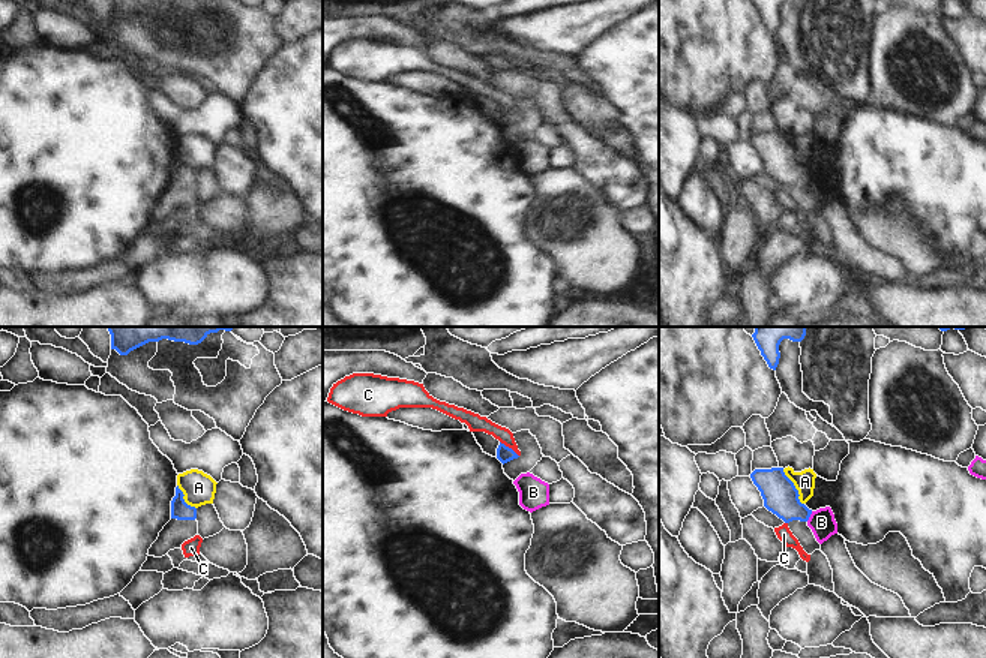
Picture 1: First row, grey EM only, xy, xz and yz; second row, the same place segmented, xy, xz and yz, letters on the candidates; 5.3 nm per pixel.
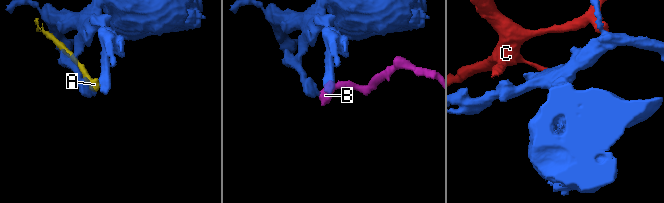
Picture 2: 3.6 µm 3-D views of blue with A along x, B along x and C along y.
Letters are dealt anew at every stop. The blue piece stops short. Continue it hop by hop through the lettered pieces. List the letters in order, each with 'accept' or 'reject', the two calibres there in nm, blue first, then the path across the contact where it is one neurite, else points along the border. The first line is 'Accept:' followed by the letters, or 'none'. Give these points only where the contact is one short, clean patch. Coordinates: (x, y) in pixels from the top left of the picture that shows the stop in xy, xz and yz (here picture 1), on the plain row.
Accept: none
A: reject | 190/110 nm
B: reject | 190/140 nm | along yz (812, 176), (806, 185)
C: reject | 90/90 nm

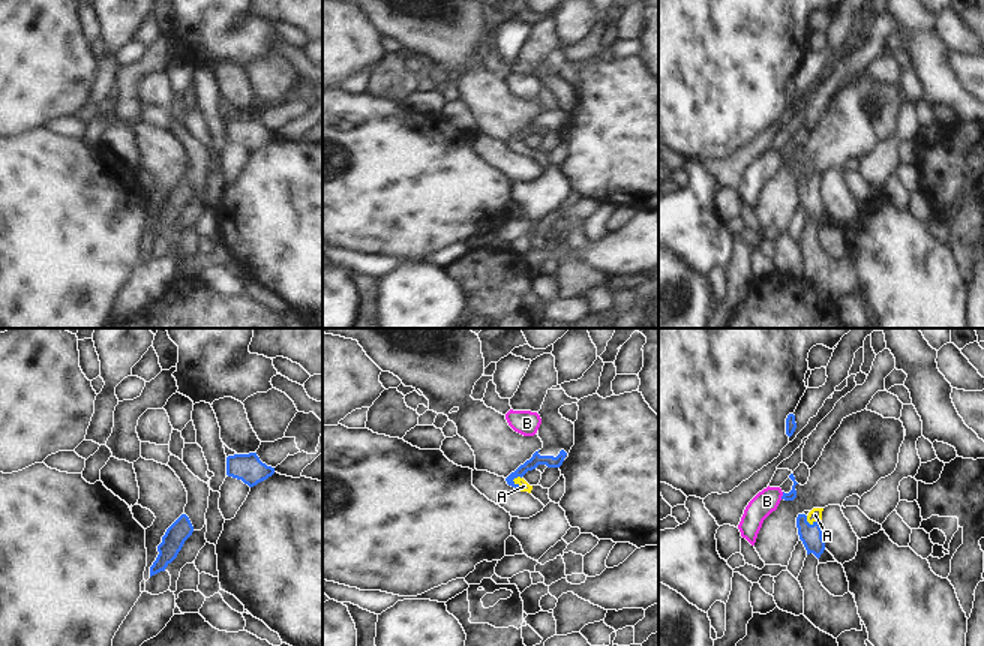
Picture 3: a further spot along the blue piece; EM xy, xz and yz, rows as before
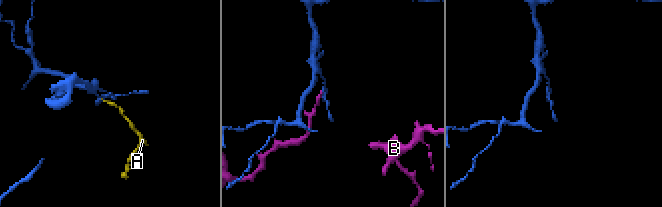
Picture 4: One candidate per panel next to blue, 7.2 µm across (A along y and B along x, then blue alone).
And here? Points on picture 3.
Accept: A
A: accept | 60/50 nm | across xz (549, 125), (534, 125), (513, 146), (524, 150)
B: reject | 50/130 nm | along yz (783, 156), (780, 162)

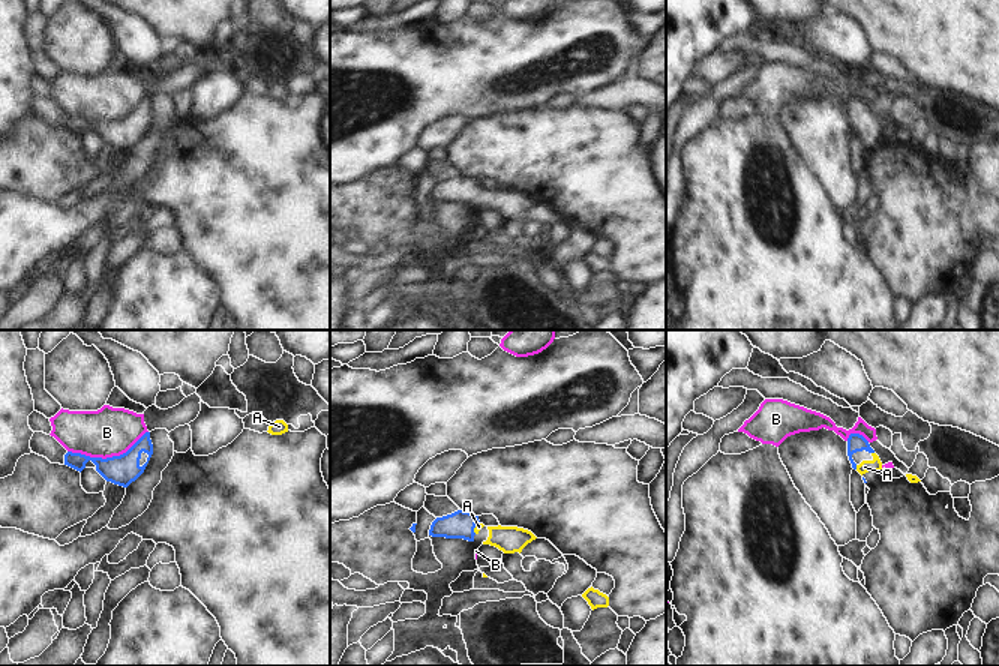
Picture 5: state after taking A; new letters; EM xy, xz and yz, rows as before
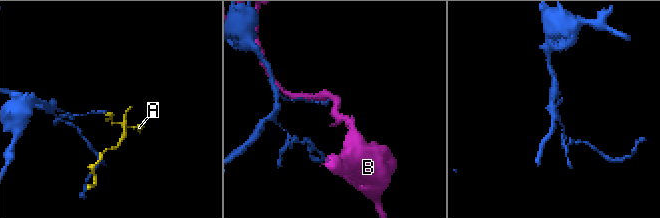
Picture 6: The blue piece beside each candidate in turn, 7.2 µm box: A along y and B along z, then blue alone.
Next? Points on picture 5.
Accept: A
A: accept | 100/70 nm | across yz (855, 107), (851, 114), (855, 131), (864, 131)
B: reject | 160/260 nm

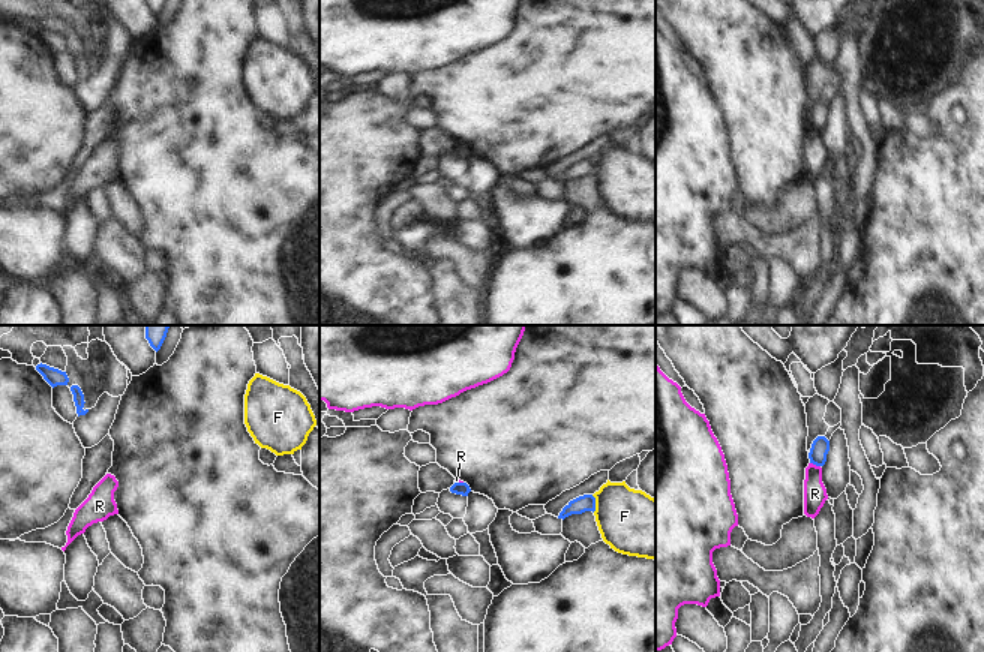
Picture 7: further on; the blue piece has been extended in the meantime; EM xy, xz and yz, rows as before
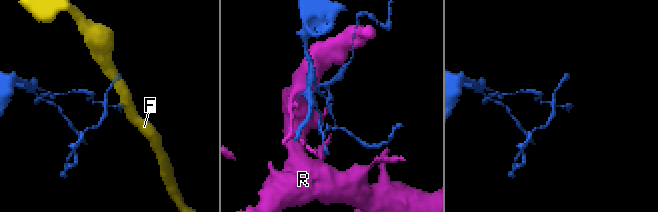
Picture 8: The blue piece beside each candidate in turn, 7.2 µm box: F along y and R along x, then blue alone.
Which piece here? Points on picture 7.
Accept: none
F: reject | 90/340 nm | along xz (591, 159), (594, 162), (594, 176)
R: reject | 100/130 nm

